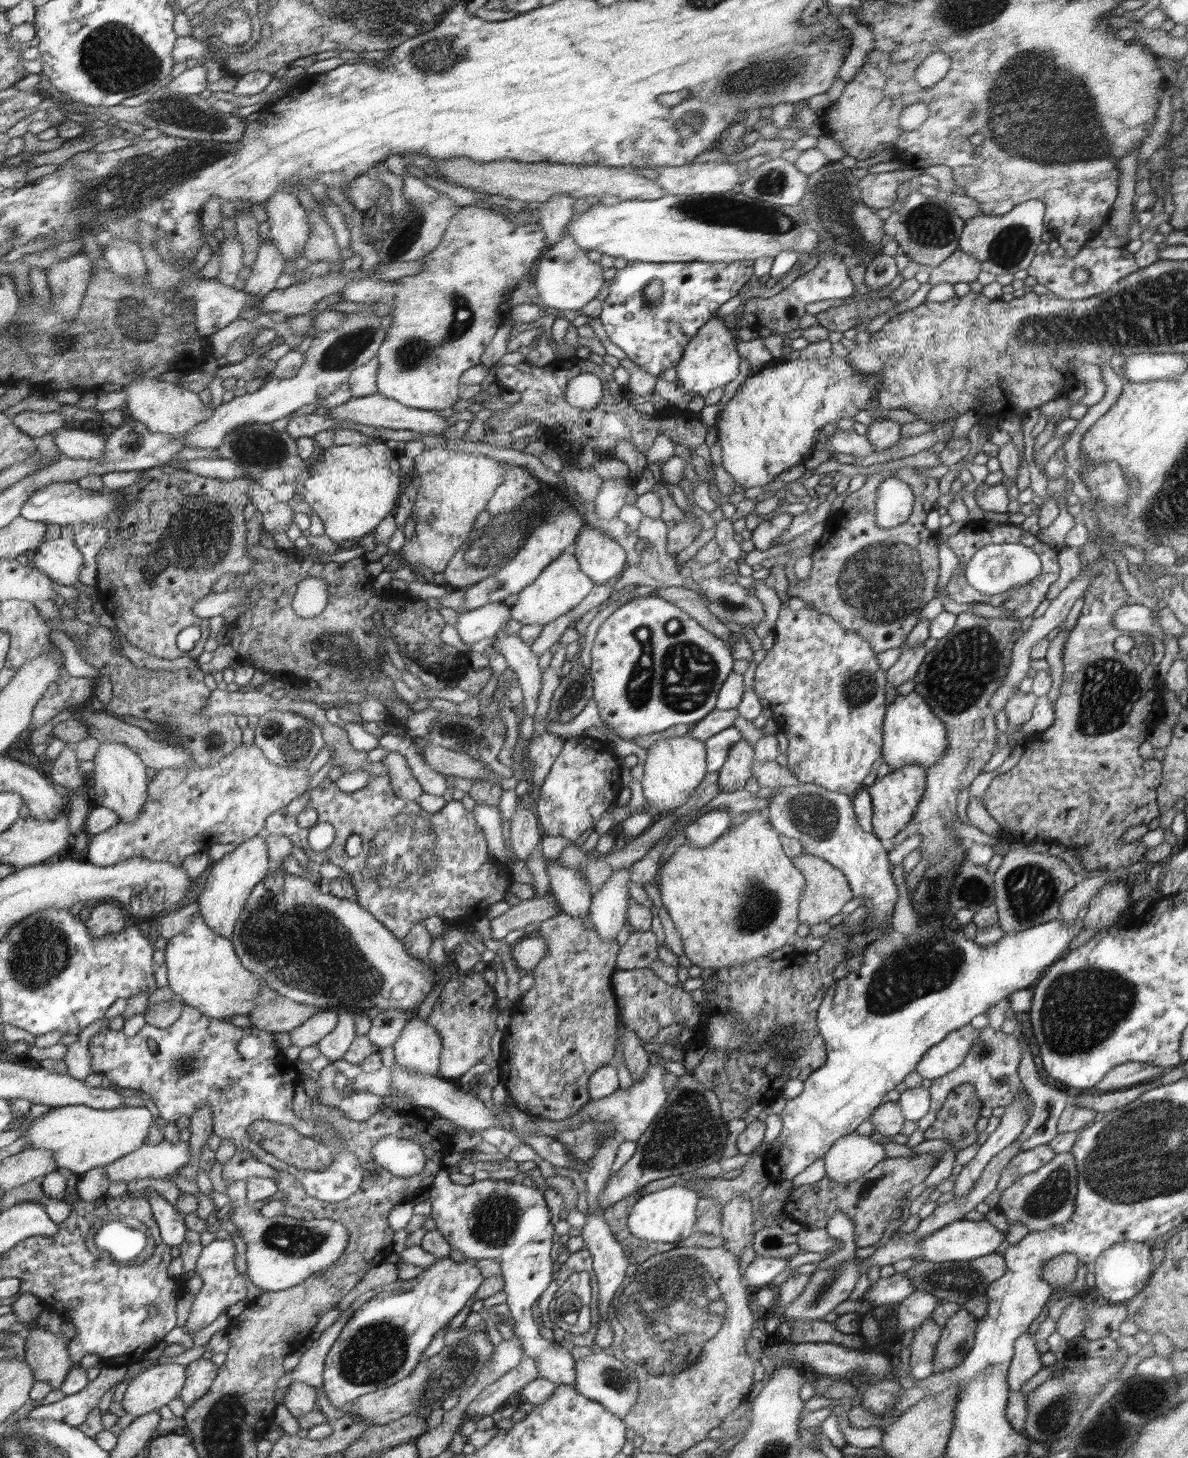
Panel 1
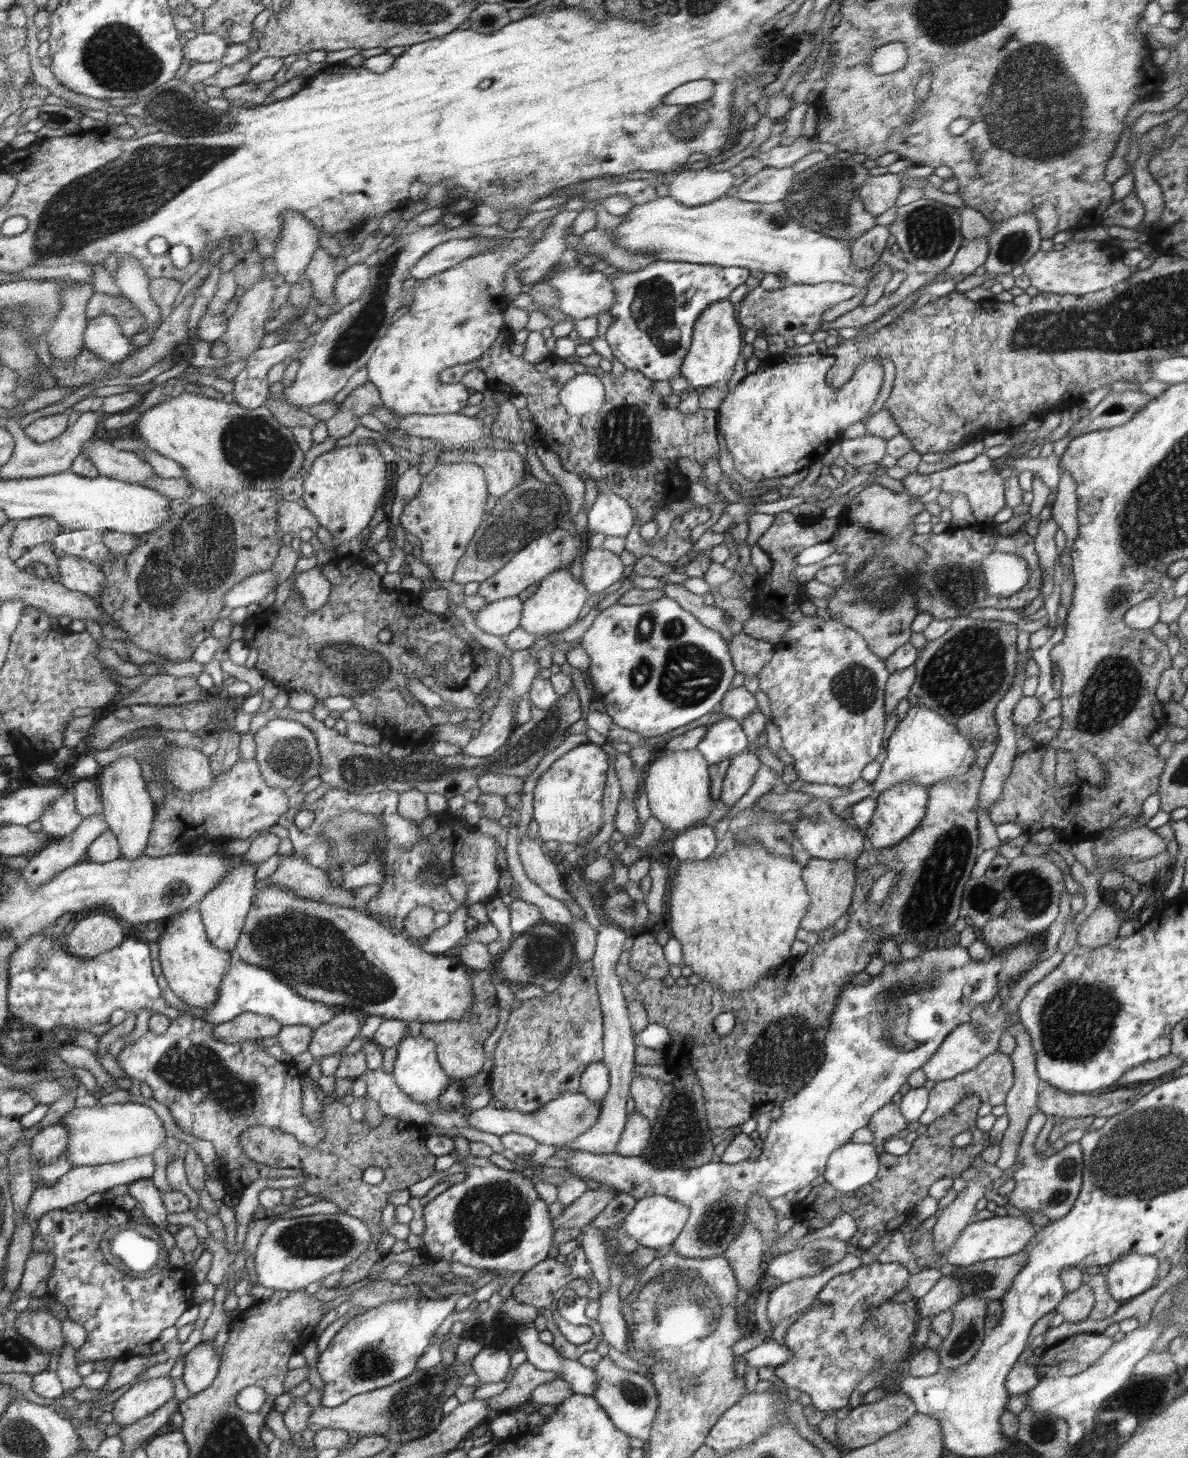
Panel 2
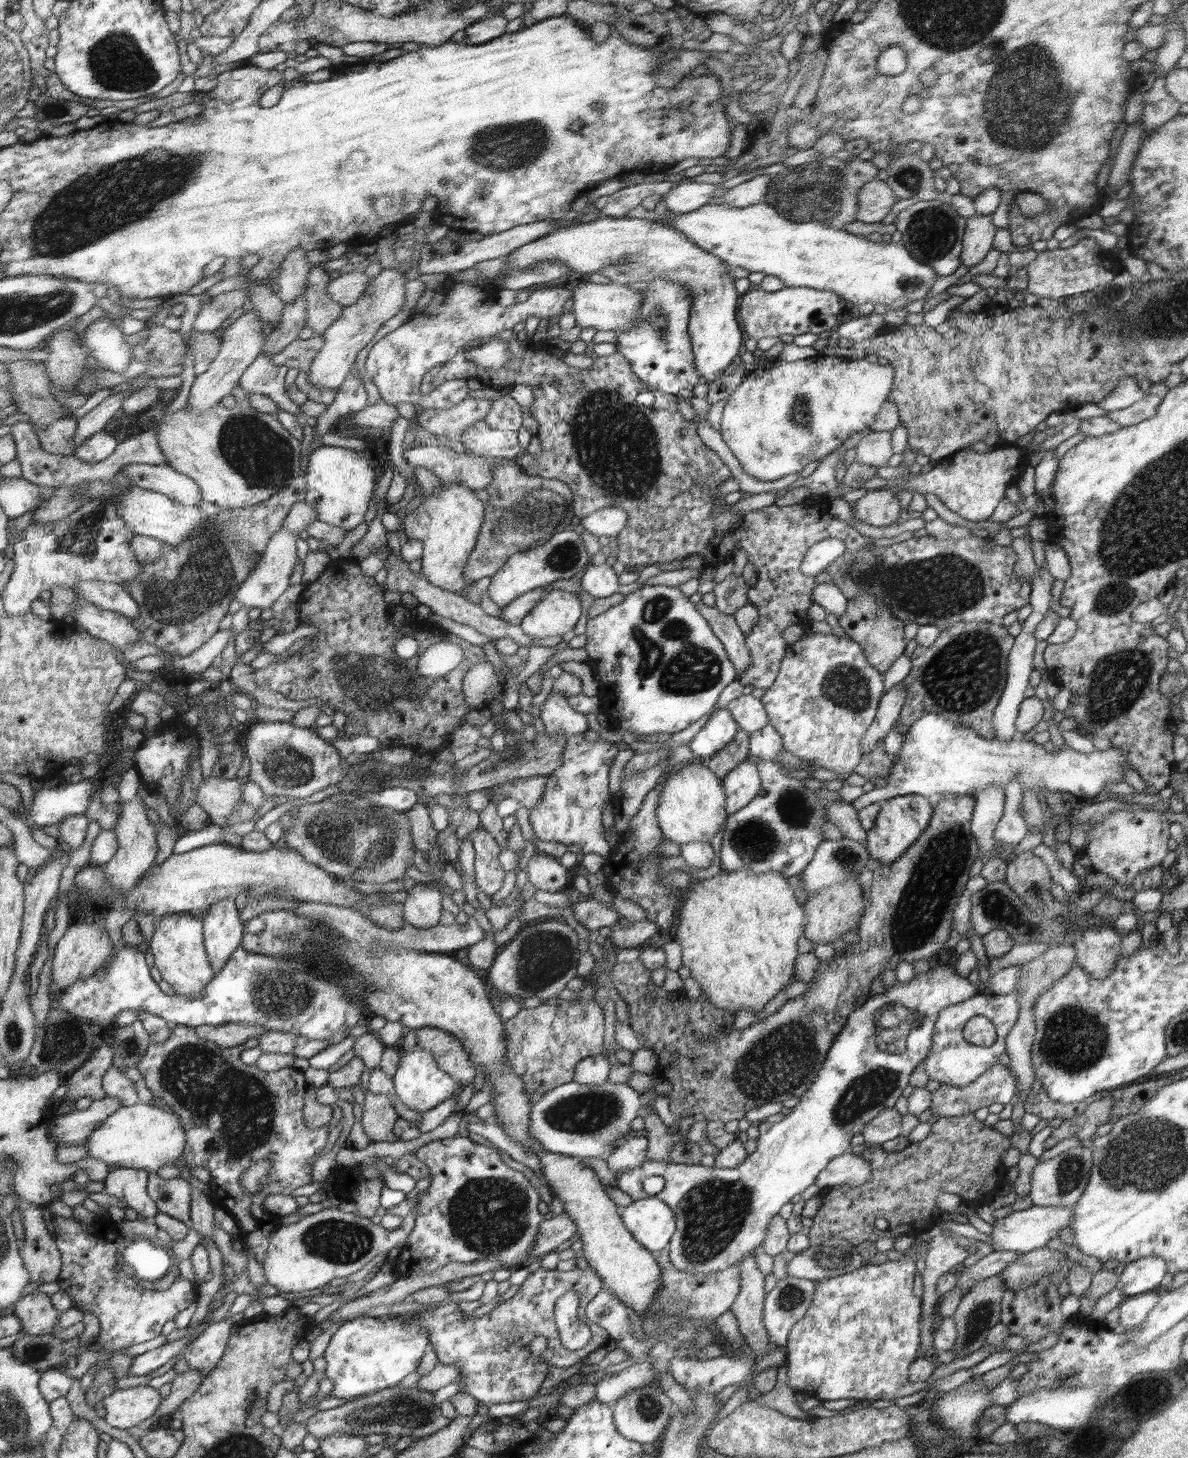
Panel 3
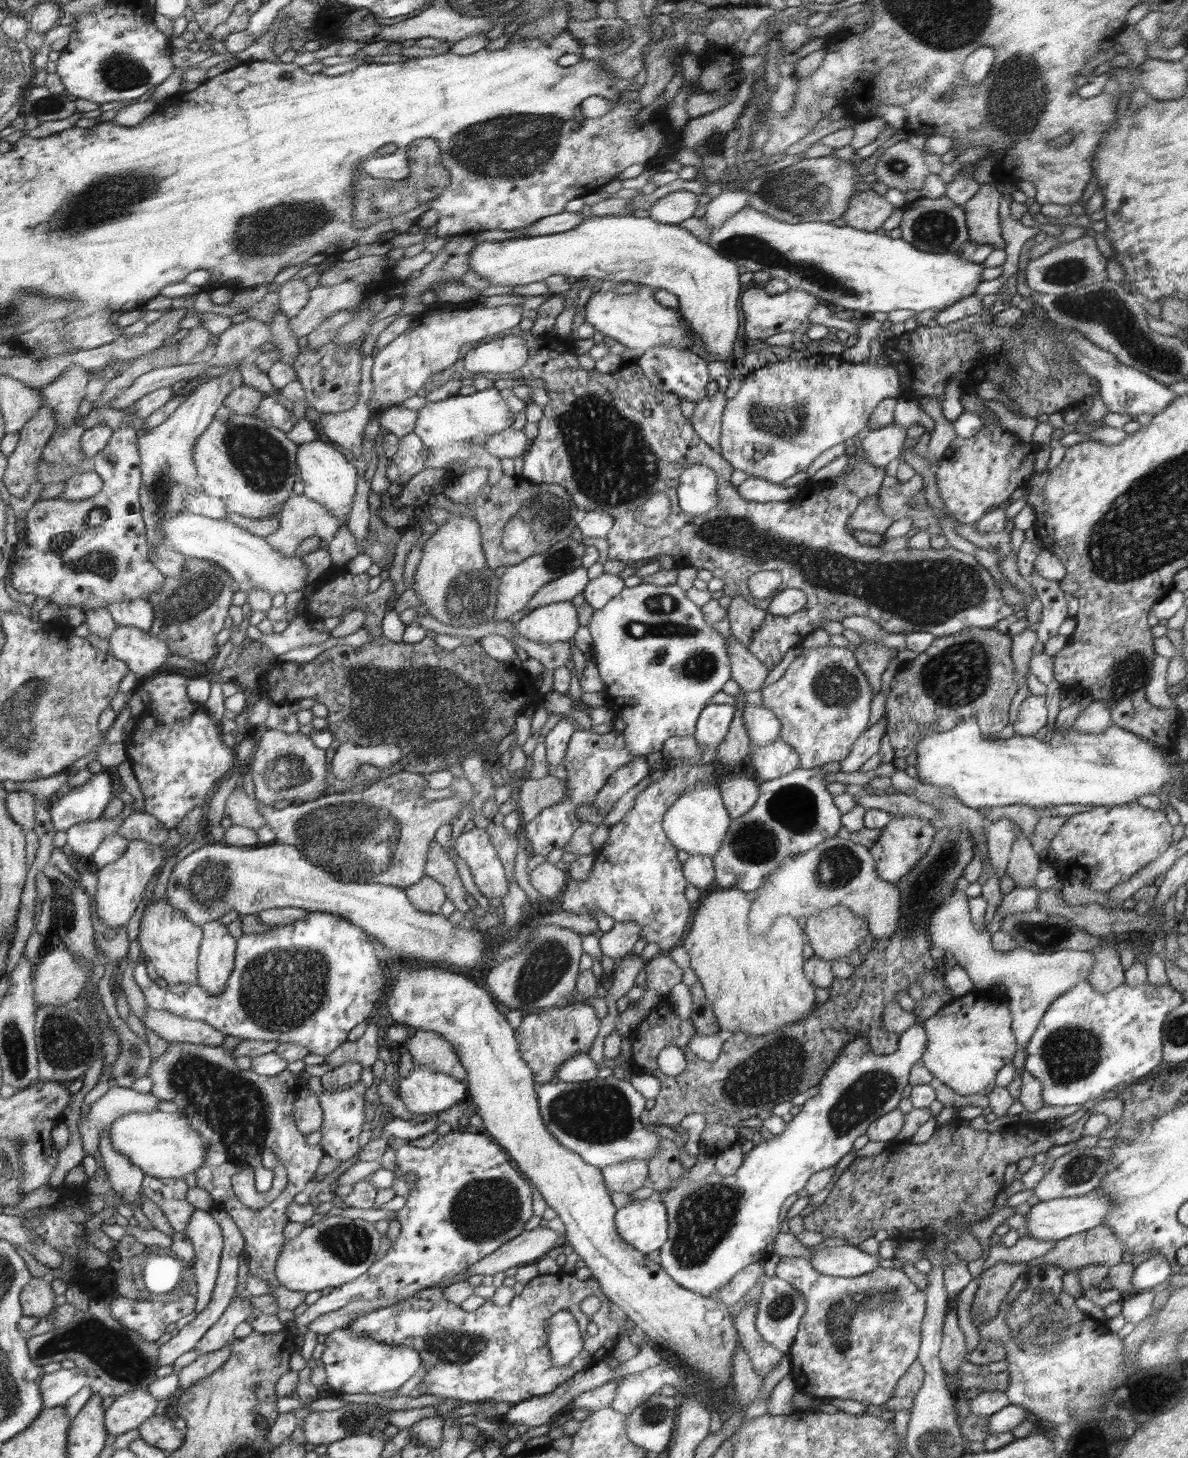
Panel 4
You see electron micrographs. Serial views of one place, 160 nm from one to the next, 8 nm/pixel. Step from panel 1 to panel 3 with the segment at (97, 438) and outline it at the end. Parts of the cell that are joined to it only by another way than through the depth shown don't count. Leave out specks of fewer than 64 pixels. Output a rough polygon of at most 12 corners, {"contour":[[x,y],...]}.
{"contour":[[127,464],[134,486],[165,493],[178,504],[203,499],[198,484],[170,464]]}

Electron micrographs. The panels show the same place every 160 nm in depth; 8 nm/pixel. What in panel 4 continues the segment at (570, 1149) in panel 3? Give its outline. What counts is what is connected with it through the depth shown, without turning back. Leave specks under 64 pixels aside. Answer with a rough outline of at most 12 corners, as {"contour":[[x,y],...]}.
{"contour":[[610,1075],[539,1083],[542,1120],[595,1168],[648,1162],[647,1099]]}

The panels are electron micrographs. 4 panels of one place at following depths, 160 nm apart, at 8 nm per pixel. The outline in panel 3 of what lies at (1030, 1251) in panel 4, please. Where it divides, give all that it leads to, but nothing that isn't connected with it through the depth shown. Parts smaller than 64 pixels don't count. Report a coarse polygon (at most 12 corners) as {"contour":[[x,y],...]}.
{"contour":[[992,1251],[960,1269],[957,1286],[968,1291],[979,1280],[1001,1274],[1021,1255]]}

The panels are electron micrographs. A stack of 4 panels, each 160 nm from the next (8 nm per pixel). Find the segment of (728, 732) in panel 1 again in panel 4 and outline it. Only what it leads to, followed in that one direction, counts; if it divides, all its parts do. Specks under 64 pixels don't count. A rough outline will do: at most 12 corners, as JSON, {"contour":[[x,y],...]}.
{"contour":[[709,704],[697,720],[696,744],[706,754],[724,741],[735,706]]}

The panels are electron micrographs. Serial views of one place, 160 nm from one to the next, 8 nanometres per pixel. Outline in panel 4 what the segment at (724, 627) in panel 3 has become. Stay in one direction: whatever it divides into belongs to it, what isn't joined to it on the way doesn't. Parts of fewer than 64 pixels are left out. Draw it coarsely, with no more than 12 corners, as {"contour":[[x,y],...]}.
{"contour":[[734,635],[724,640],[732,679],[741,691],[760,691],[768,668]]}

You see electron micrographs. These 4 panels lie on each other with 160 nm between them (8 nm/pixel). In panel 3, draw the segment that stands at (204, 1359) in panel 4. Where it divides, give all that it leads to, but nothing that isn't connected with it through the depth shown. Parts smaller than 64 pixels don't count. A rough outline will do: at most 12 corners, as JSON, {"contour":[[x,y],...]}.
{"contour":[[177,1374],[169,1397],[154,1414],[154,1425],[167,1423],[179,1406],[198,1390],[202,1374]]}

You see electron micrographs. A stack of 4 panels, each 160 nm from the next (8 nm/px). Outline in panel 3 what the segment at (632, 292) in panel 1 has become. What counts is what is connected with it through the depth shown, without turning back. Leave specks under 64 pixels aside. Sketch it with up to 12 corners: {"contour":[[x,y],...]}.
{"contour":[[648,283],[617,351],[651,389],[693,398],[703,380],[690,289]]}

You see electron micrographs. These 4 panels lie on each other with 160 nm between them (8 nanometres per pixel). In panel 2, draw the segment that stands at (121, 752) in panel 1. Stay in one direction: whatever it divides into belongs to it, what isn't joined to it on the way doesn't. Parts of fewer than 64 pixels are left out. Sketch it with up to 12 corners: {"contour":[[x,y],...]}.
{"contour":[[124,757],[95,781],[122,858],[150,843],[155,802],[140,766]]}

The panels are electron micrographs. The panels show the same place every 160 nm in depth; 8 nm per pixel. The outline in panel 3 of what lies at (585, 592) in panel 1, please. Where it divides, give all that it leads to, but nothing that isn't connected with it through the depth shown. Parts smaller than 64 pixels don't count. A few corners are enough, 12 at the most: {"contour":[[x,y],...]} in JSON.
{"contour":[[553,589],[519,626],[555,642],[576,627],[578,595]]}

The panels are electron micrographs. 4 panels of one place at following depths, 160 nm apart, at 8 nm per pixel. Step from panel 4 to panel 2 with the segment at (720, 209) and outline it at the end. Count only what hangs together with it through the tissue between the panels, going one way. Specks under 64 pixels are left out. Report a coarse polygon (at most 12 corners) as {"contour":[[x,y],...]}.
{"contour":[[794,168],[759,170],[736,190],[746,202],[772,204],[792,190]]}

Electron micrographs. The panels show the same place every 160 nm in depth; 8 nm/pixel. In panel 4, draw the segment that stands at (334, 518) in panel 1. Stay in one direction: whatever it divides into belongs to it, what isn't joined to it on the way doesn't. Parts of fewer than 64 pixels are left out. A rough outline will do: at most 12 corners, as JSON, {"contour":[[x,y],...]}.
{"contour":[[320,439],[297,448],[303,495],[348,519],[356,468]]}

